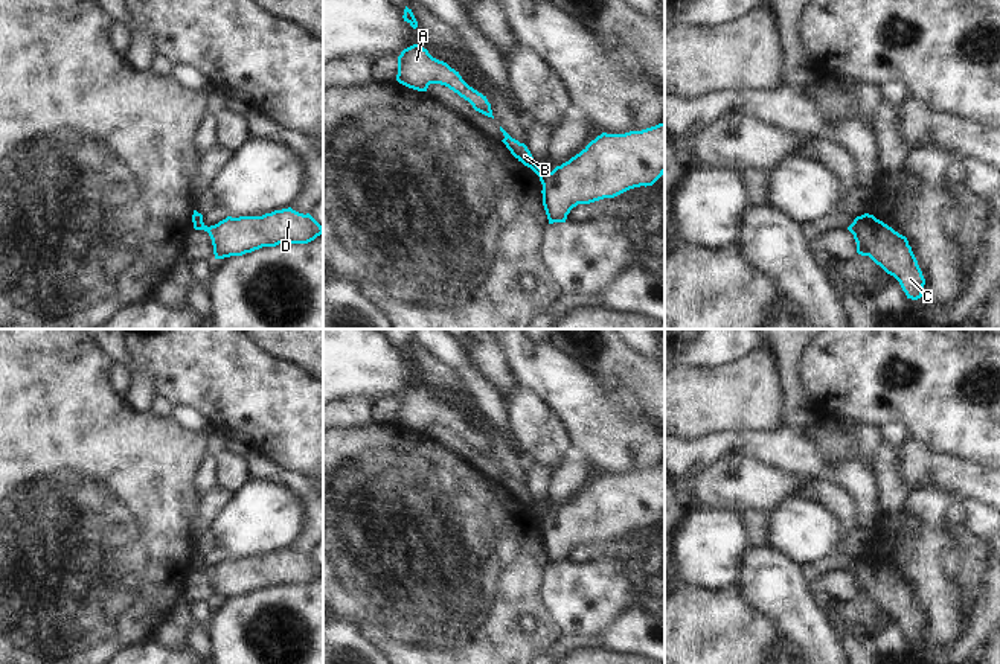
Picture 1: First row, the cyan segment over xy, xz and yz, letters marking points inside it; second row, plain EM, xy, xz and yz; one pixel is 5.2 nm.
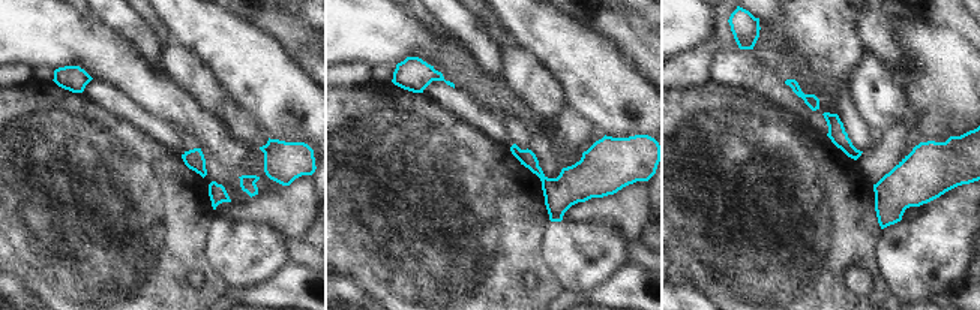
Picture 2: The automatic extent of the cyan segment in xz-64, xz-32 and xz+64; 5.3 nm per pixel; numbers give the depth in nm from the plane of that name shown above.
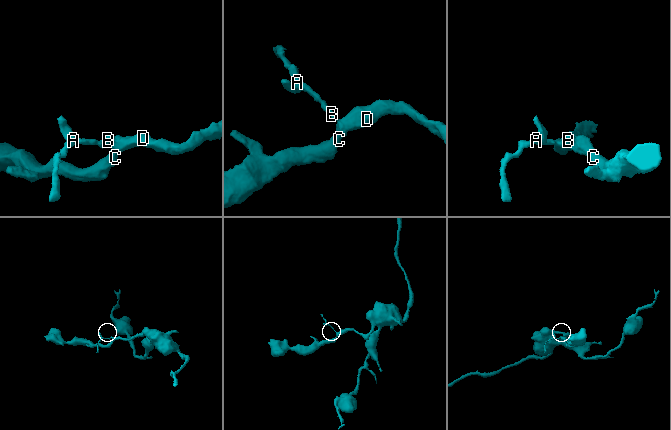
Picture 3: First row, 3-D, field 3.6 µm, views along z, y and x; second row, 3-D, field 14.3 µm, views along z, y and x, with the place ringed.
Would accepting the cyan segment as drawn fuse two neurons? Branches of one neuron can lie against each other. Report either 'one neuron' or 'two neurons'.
two neurons

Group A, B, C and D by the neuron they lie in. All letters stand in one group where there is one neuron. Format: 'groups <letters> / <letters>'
groups A B / C D

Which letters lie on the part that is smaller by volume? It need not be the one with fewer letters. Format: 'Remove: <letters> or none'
Remove: A, B

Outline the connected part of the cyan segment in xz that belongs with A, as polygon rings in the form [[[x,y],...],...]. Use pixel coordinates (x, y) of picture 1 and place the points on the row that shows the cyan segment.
[[[419,44],[404,49],[398,56],[396,81],[418,91],[427,91],[430,84],[445,85],[468,101],[476,111],[494,119],[486,96],[470,87],[459,72],[447,62],[433,58],[428,50]]]

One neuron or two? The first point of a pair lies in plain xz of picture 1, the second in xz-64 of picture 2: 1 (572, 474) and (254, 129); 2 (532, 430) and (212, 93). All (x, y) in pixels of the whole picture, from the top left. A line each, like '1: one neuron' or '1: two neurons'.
1: one neuron
2: one neuron

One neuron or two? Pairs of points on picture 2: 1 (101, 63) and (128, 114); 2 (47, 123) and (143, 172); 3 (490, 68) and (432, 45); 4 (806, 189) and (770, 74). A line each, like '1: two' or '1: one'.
1: two
2: one
3: two
4: two

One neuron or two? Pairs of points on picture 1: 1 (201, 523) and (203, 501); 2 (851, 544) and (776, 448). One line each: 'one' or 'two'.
1: one
2: two

